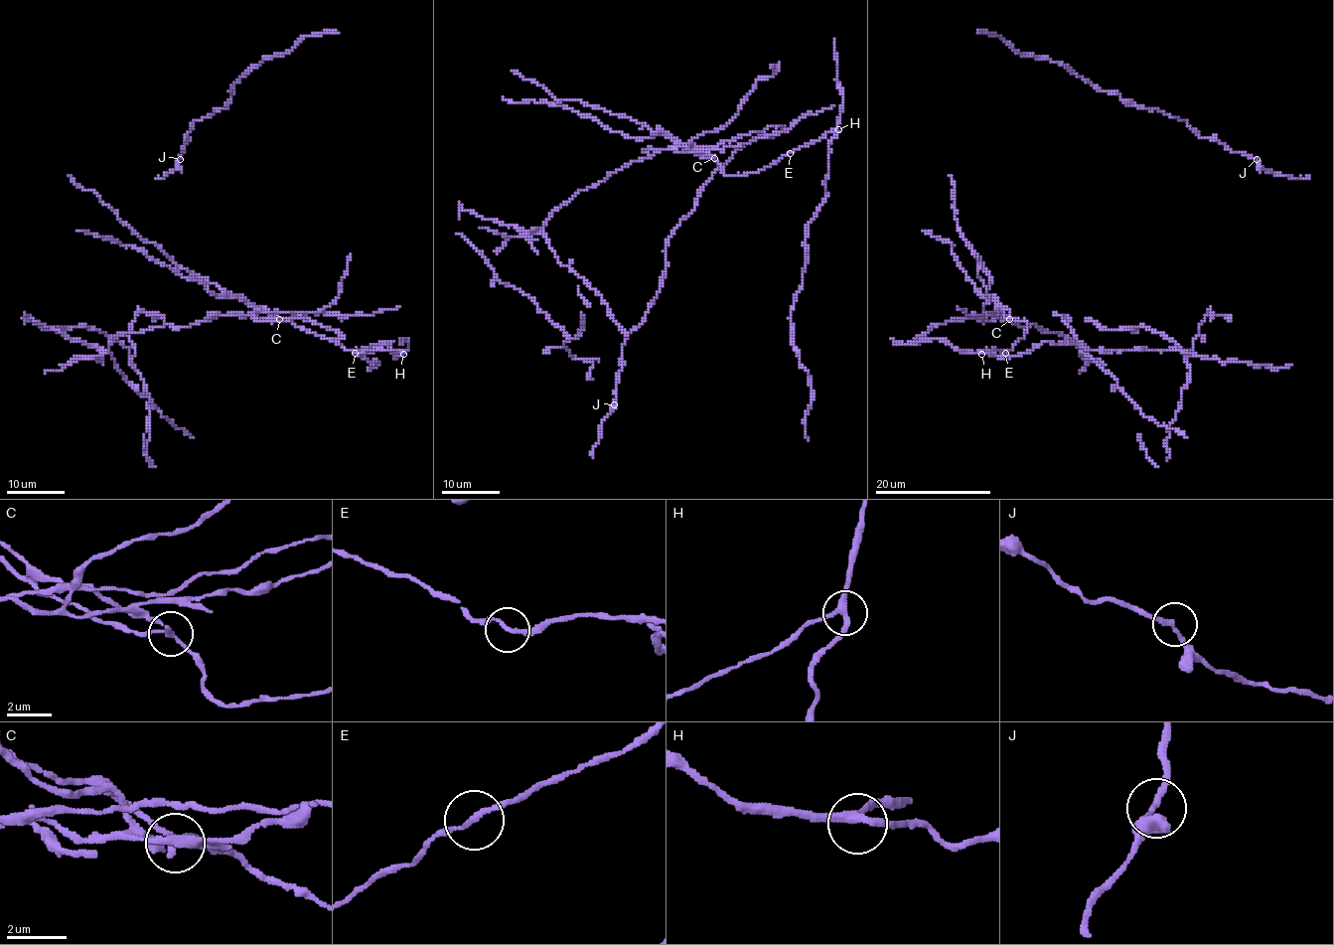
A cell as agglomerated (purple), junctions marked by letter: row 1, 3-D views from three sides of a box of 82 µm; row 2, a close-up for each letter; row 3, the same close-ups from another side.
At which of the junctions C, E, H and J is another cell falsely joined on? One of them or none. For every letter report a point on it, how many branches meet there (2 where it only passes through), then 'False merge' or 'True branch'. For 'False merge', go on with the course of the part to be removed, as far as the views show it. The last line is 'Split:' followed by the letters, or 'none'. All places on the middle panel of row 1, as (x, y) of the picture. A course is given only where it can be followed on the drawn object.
C: Place: (714, 158). Branches: 3. False merge
E: Place: (790, 153). Branches: 2. True branch
H: Place: (838, 129). Branches: 3. True branch
J: Place: (614, 404). Branches: 2. True branch
Split: C

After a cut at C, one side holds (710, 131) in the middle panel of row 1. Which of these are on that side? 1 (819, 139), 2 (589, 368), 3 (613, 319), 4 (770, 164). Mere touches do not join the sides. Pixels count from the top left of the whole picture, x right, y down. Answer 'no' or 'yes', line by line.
1: no
2: yes
3: yes
4: no

